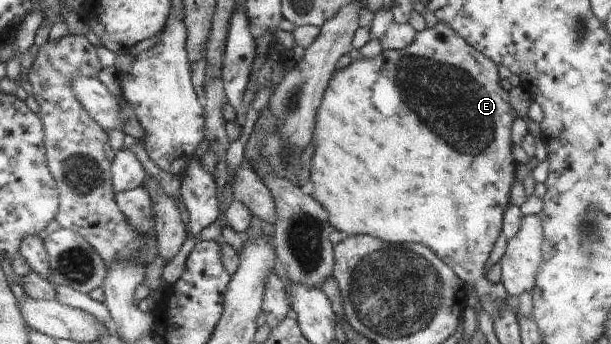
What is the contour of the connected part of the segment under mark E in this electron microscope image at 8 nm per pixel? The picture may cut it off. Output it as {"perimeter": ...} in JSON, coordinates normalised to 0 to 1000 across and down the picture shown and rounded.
{"perimeter":[[[718,64],[710,81],[696,81],[692,90],[682,93],[679,99],[679,113],[673,122],[671,131],[661,137],[660,142],[648,145],[630,145],[622,157],[622,163],[614,172],[602,172],[599,166],[589,169],[589,174],[576,177],[568,195],[563,201],[555,201],[548,209],[548,218],[543,224],[542,244],[534,259],[527,308],[522,314],[519,326],[519,358],[516,372],[516,390],[512,392],[514,413],[514,448],[509,465],[509,494],[507,494],[507,552],[512,573],[534,605],[538,616],[538,642],[543,657],[560,674],[565,674],[570,689],[586,686],[586,683],[609,683],[610,689],[620,692],[622,698],[638,703],[642,709],[671,709],[671,706],[687,706],[700,715],[700,721],[707,721],[710,733],[723,756],[732,759],[735,770],[743,782],[746,802],[753,805],[753,814],[758,814],[766,831],[773,831],[776,837],[774,849],[779,852],[782,863],[782,878],[786,881],[786,895],[802,919],[802,924],[812,924],[812,919],[818,919],[818,895],[825,890],[825,878],[828,878],[827,866],[830,860],[830,849],[825,837],[820,834],[804,834],[799,814],[792,808],[792,785],[789,785],[789,773],[792,773],[792,762],[795,762],[795,750],[799,750],[799,738],[802,738],[802,727],[805,727],[805,715],[809,715],[809,703],[812,703],[812,692],[815,692],[815,680],[818,680],[818,645],[823,645],[822,616],[825,616],[825,605],[831,599],[831,552],[835,552],[835,535],[838,535],[838,517],[841,517],[841,465],[838,465],[838,448],[835,448],[835,360],[841,343],[845,343],[845,326],[838,320],[838,308],[831,302],[831,267],[825,267],[822,256],[818,256],[818,233],[815,233],[815,215],[812,215],[812,183],[800,166],[794,166],[791,154],[784,145],[773,140],[773,131],[768,131],[764,119],[758,113],[746,96],[741,81],[736,81],[733,70],[727,70],[725,64]]]}

